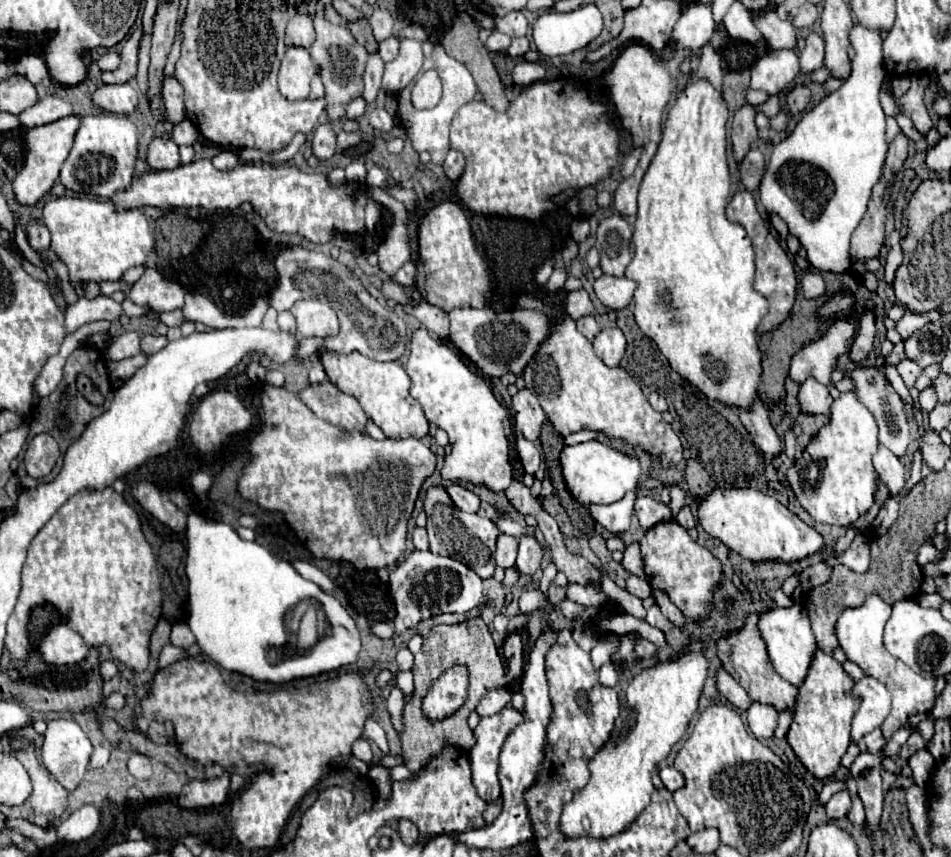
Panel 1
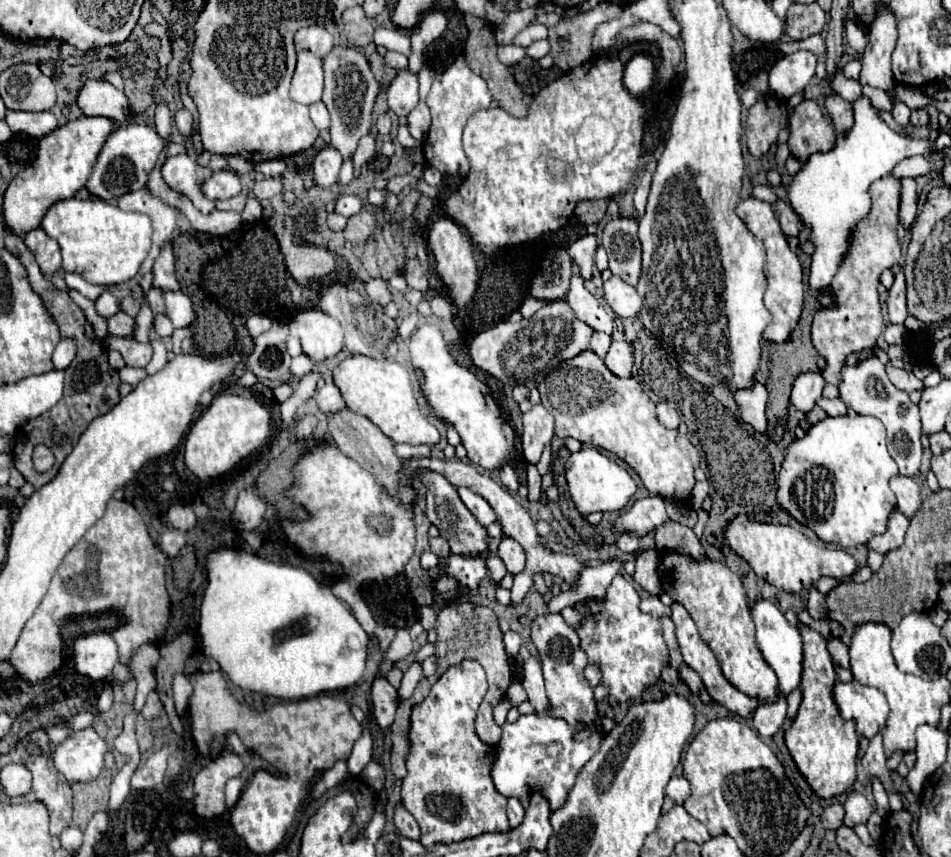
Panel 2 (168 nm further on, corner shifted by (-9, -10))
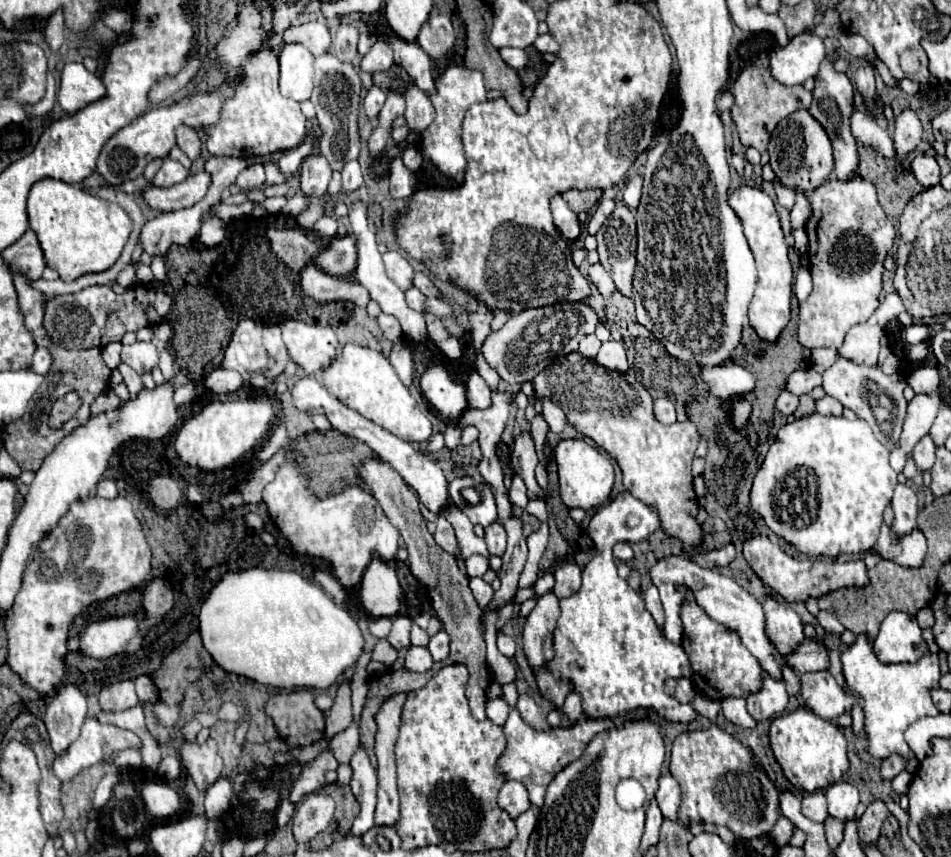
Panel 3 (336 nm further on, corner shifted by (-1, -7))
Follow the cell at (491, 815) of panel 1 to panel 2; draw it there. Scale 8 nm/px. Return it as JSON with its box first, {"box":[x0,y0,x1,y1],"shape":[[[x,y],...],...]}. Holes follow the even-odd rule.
{"box":[508,798,524,828],"shape":[[[516,798],[508,800],[508,820],[510,820],[510,828],[516,828],[524,818],[524,808]]]}

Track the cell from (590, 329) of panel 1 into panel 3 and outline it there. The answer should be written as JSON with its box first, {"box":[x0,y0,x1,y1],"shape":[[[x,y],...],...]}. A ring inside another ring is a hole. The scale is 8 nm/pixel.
{"box":[578,335,600,359],"shape":[[[586,335],[582,341],[580,341],[580,349],[578,353],[582,353],[586,359],[594,359],[596,353],[600,349],[600,341],[596,339],[596,335]]]}

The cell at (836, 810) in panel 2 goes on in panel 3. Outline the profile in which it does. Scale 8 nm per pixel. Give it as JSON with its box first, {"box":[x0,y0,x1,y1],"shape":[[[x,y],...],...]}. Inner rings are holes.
{"box":[802,789,828,823],"shape":[[[822,789],[814,793],[806,793],[802,797],[802,813],[816,823],[824,823],[824,819],[828,817],[828,805],[826,805],[826,797]]]}

